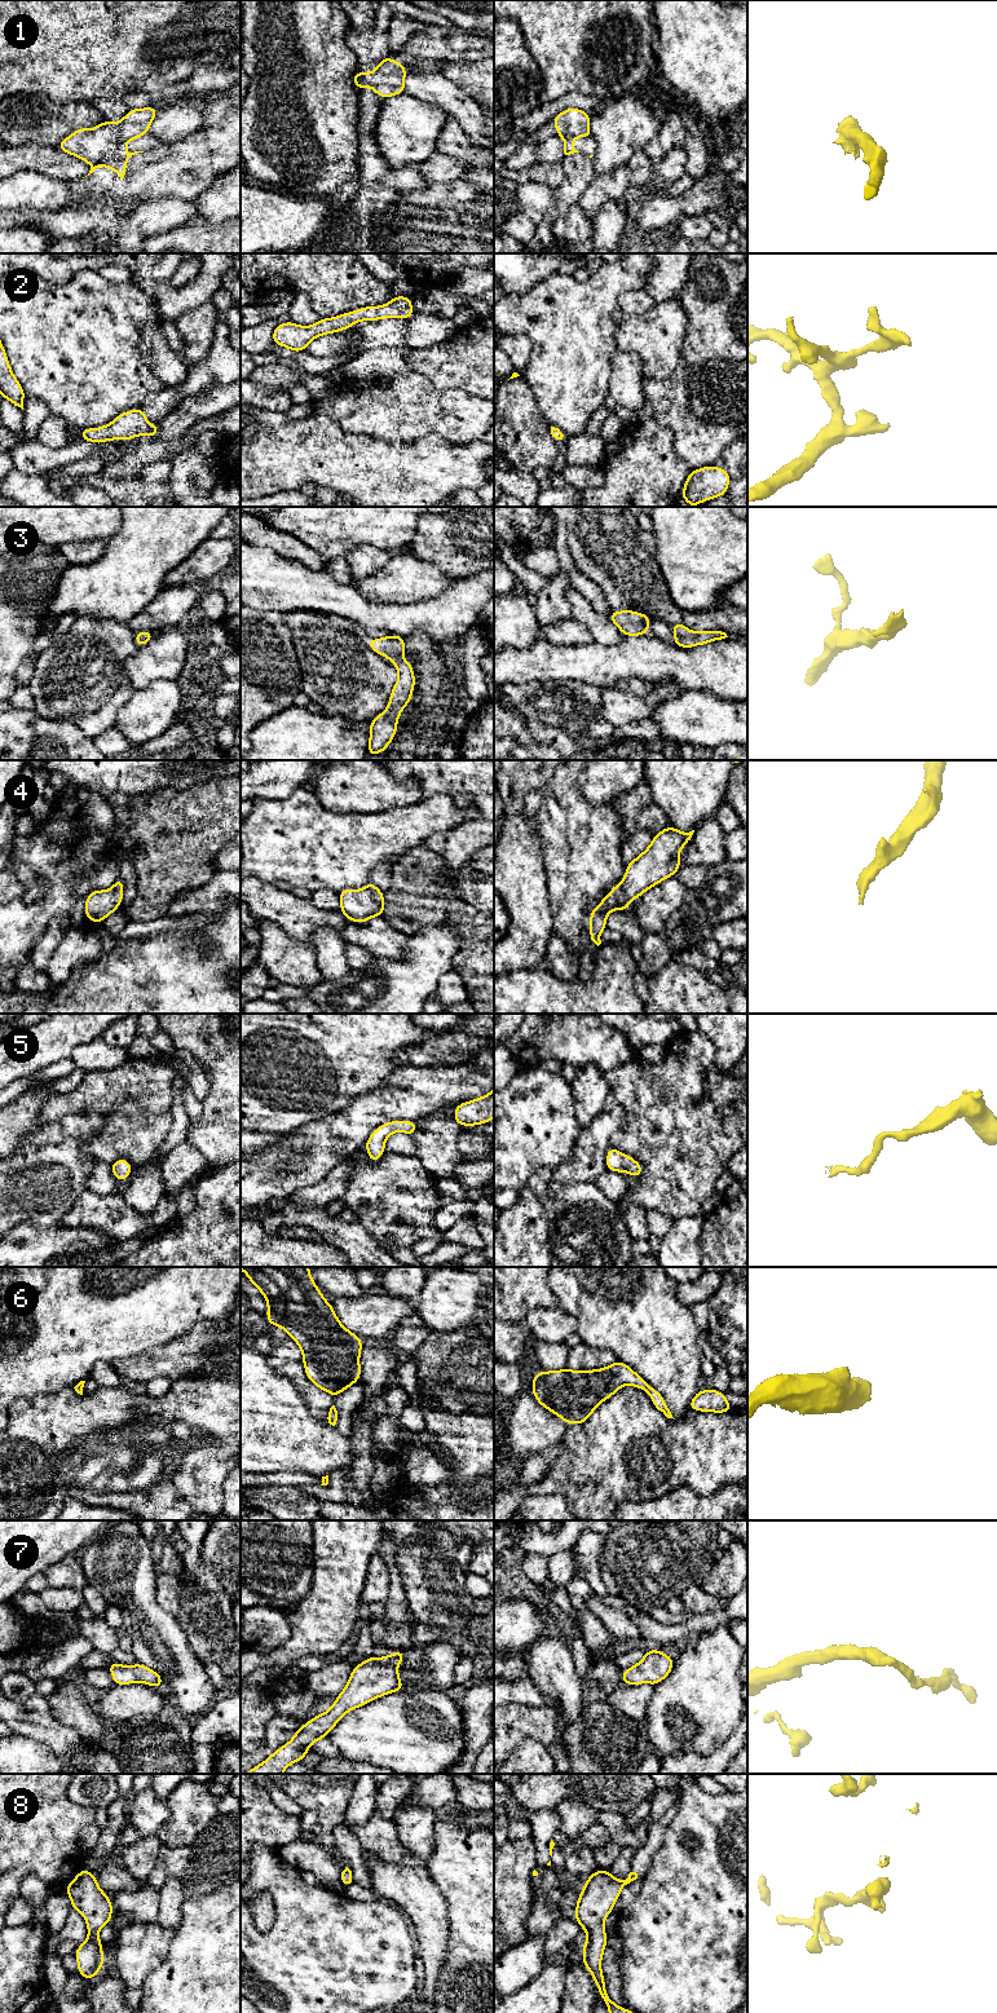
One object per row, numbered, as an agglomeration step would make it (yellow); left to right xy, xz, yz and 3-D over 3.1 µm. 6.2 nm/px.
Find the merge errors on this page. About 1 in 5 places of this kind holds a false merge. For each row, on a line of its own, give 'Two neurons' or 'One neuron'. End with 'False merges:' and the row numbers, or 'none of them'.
1: One neuron
2: One neuron
3: One neuron
4: One neuron
5: One neuron
6: One neuron
7: One neuron
8: One neuron
False merges: none of them

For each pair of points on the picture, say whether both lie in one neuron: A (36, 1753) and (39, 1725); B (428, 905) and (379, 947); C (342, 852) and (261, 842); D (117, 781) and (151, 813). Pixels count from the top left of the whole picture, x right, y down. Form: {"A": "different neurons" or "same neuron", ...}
{"A": "different neurons", "B": "different neurons", "C": "same neuron", "D": "different neurons"}

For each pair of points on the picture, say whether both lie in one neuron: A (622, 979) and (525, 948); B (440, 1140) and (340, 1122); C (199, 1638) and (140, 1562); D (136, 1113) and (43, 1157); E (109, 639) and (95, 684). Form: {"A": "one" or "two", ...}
{"A": "two", "B": "two", "C": "two", "D": "two", "E": "one"}

